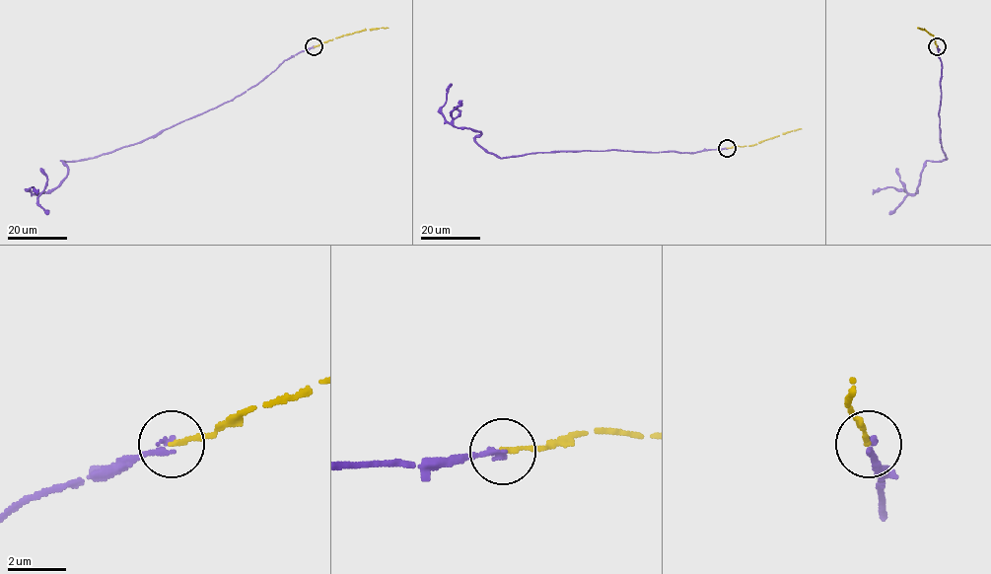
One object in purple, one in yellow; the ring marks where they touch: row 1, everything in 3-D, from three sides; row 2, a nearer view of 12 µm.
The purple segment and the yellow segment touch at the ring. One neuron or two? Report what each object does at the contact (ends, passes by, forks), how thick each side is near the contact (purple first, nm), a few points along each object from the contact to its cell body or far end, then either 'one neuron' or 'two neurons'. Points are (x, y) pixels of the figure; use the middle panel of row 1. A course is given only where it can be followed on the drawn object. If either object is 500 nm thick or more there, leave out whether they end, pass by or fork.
purple ends; yellow ends; calibres 200 and 140 nm; course purple (727, 148), (554, 151), (498, 158), (476, 141), (479, 132), (446, 120), (441, 107), (450, 84); course yellow (727, 148), (750, 146), (801, 129); one neuron

